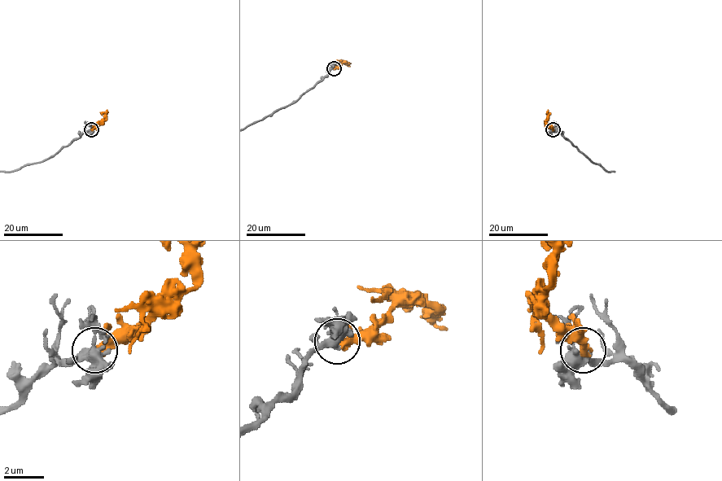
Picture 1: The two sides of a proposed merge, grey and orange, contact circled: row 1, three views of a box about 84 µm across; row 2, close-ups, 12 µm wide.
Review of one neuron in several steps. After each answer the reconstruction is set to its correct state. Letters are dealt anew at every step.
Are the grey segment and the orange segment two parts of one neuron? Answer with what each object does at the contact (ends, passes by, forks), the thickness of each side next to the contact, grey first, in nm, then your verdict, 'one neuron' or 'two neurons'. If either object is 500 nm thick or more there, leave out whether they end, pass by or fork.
grey forks; orange ends; calibres 400 and 360 nm; one neuron

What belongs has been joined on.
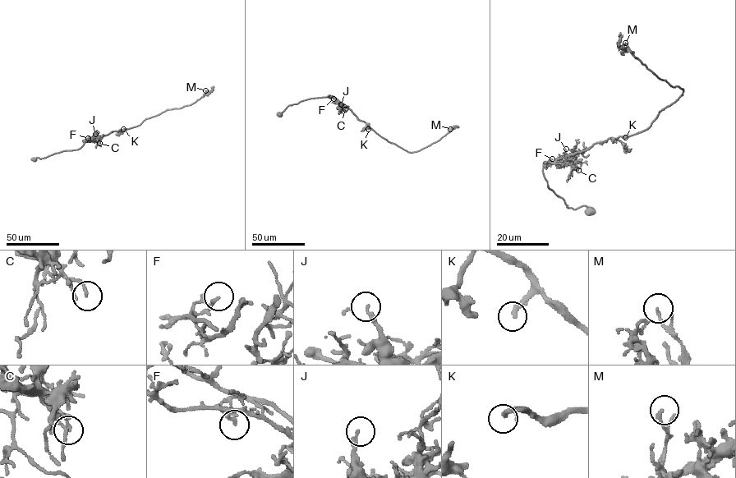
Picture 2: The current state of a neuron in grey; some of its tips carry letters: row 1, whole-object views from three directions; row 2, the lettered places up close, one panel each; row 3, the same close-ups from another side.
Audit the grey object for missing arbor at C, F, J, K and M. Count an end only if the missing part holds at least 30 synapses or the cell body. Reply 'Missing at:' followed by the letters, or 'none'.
Missing at: K

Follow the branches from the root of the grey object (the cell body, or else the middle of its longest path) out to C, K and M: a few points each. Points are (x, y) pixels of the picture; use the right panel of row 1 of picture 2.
C: (590, 211), (584, 205), (575, 209), (567, 207), (548, 187), (543, 163), (569, 163), (578, 170)
K: (590, 211), (584, 205), (575, 209), (567, 207), (548, 187), (543, 163), (586, 151), (609, 139), (625, 137)
M: (590, 211), (584, 205), (567, 207), (548, 187), (543, 163), (644, 130), (683, 92), (652, 72), (625, 43)

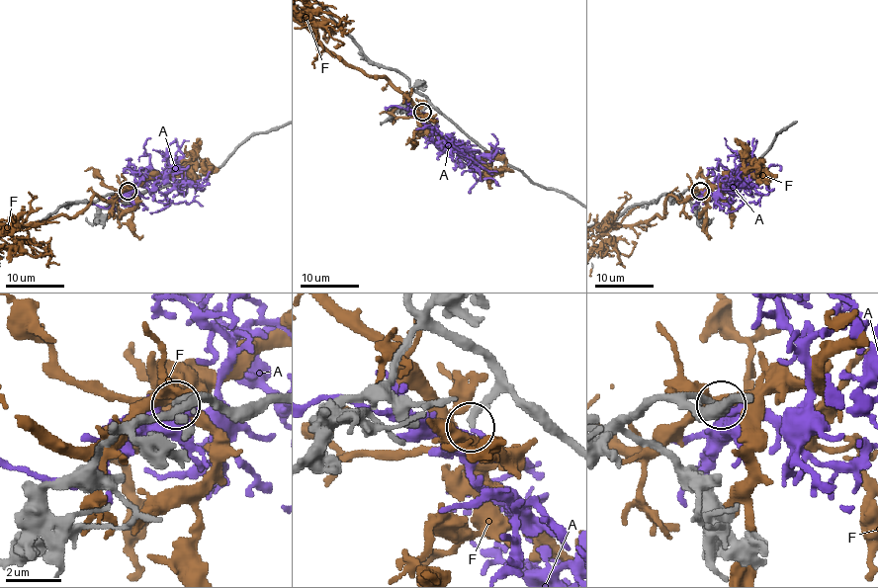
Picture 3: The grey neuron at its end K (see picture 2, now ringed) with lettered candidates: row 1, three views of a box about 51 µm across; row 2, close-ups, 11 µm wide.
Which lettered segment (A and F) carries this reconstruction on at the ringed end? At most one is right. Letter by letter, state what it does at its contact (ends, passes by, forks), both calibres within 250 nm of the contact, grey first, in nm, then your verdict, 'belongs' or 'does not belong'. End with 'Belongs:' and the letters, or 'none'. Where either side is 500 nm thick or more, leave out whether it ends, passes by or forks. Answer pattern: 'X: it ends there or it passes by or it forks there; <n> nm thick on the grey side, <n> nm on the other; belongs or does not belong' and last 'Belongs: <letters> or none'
A: it ends there; 170 nm thick on the grey side, 280 nm on the other; does not belong
F: it forks there; 320 nm thick on the grey side, 360 nm on the other; does not belong
Belongs: none

